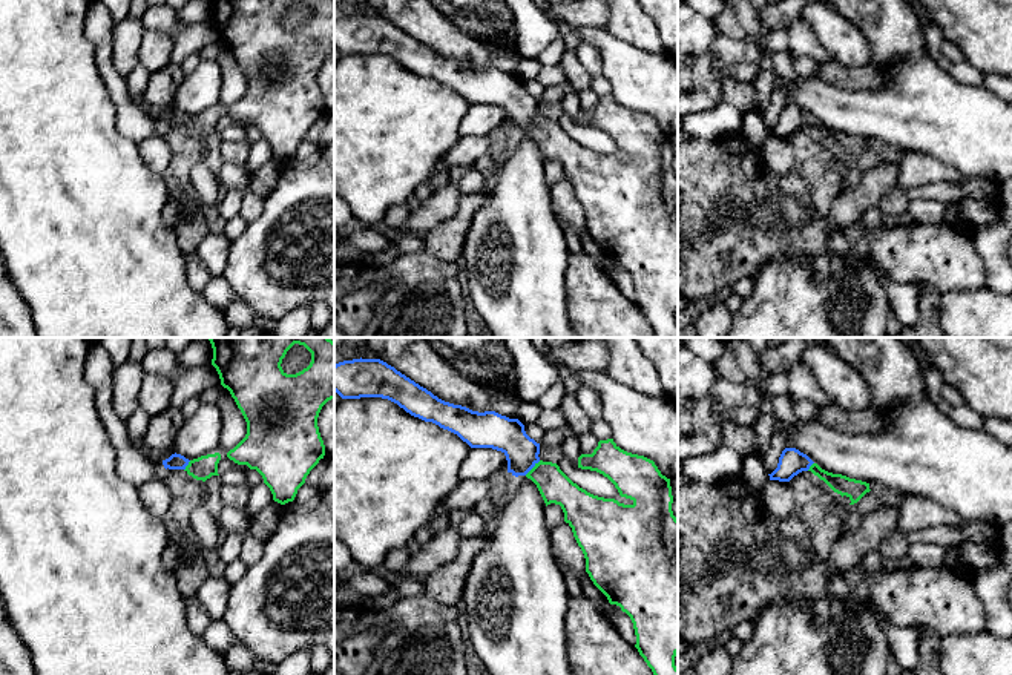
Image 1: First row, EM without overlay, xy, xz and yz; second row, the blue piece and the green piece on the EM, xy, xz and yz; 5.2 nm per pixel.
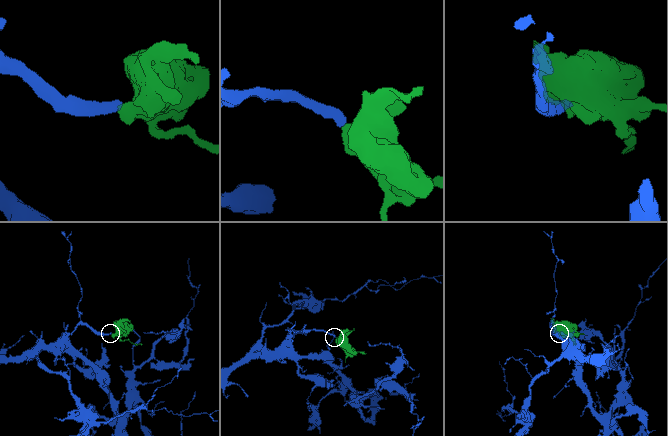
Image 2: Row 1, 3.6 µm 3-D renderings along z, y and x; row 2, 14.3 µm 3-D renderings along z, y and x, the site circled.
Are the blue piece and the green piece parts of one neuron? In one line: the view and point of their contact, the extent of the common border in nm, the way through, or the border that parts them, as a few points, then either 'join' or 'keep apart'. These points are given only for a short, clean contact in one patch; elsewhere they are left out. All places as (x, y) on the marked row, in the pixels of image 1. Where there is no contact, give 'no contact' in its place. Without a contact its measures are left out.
meets blue in xz at (532, 467); contact 120 nm long; runs through xz (500, 433), (532, 467), (554, 485); join

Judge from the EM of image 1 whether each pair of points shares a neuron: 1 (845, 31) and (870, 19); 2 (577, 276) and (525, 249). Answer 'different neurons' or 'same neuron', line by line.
1: different neurons
2: different neurons

